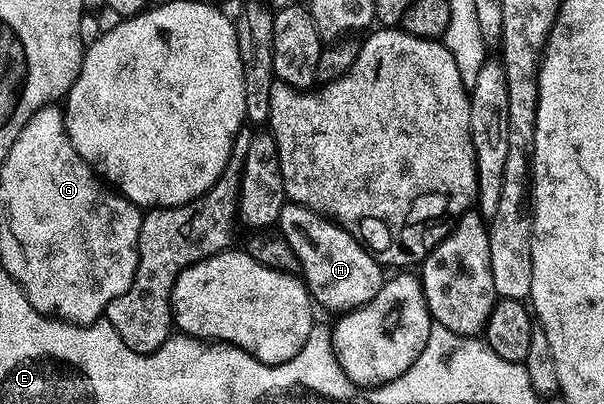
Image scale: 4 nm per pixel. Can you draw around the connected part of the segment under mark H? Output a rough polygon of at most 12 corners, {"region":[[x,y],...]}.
{"region":[[287,202],[276,227],[314,305],[379,294],[382,265],[345,228]]}

